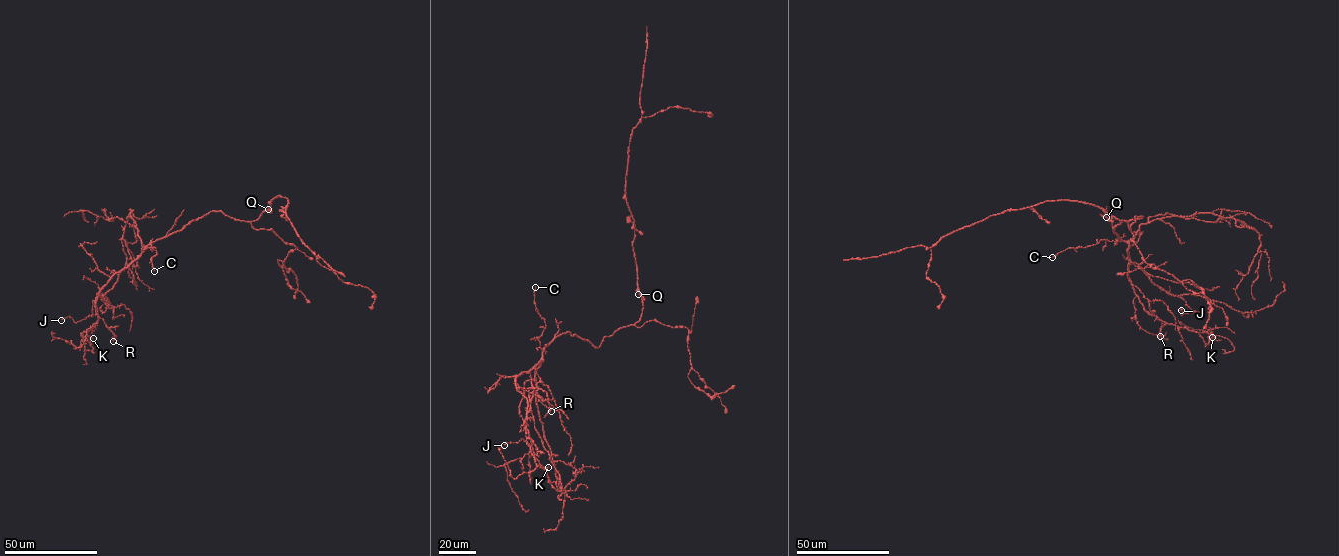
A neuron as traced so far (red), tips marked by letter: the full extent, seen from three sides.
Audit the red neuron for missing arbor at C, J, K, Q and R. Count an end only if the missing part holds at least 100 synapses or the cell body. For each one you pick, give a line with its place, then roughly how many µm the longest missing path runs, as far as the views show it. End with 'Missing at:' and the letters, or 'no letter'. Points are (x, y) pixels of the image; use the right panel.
Missing at: no letter

